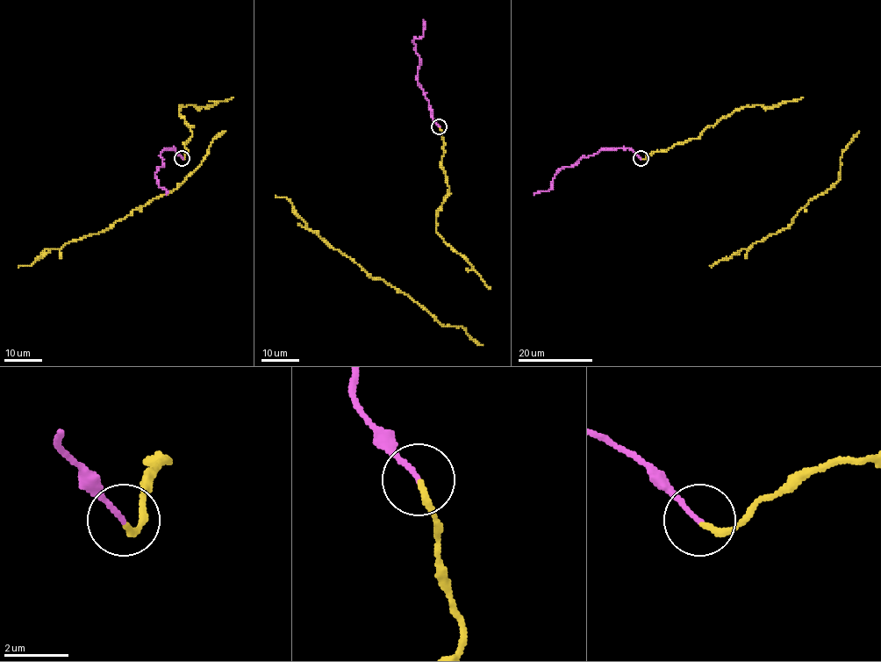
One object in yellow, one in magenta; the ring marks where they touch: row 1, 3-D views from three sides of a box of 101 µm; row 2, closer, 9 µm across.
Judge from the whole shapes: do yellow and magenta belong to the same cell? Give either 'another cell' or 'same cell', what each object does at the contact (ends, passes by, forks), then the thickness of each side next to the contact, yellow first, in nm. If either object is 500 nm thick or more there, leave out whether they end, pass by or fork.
same cell; yellow ends; magenta ends; calibres 190 and 140 nm

